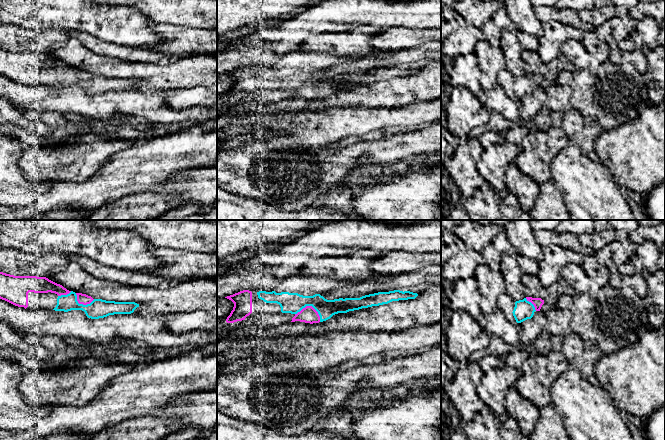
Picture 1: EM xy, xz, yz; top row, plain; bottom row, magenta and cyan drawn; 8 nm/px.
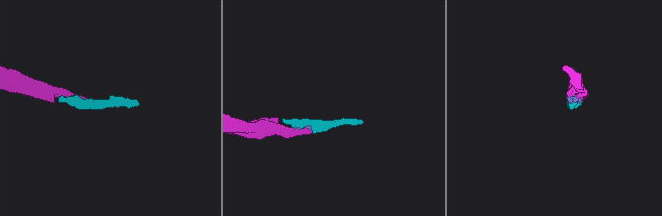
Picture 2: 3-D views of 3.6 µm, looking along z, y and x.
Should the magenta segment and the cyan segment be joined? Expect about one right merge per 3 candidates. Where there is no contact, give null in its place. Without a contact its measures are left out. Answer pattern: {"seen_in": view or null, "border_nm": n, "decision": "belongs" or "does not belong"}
{"seen_in": "xz", "border_nm": 220, "decision": "belongs"}

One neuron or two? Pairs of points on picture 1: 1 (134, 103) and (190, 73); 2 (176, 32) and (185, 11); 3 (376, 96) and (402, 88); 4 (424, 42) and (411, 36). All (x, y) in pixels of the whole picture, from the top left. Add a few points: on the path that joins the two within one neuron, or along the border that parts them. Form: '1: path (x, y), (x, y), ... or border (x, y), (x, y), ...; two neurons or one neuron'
1: border (133, 88), (146, 93); two neurons
2: border (158, 23), (181, 24), (202, 29); two neurons
3: path (382, 94), (396, 92); one neuron
4: path (421, 39), (414, 38); one neuron

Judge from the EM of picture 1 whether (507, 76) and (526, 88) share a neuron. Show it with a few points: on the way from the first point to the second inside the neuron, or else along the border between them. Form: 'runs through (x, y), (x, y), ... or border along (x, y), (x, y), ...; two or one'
runs through (511, 81), (516, 86), (521, 86); one

